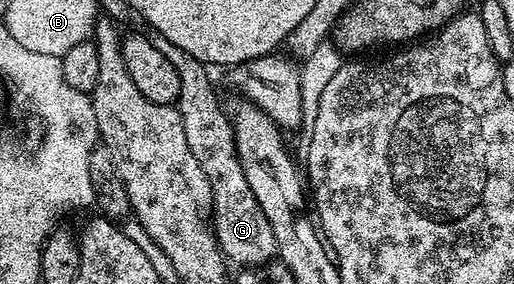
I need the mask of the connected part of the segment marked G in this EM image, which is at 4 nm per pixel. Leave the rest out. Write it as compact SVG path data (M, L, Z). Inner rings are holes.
M153 33L152 38L155 47L159 47L163 56L179 71L179 95L175 108L181 113L183 131L187 131L187 147L191 147L191 155L195 155L199 167L203 167L207 183L211 183L211 225L224 260L229 263L234 261L237 267L268 265L277 257L275 231L271 231L271 223L267 223L267 215L263 215L263 207L259 207L259 199L255 199L255 191L251 191L243 176L243 167L239 167L233 128L219 97L217 101L213 81L209 78L210 70L199 59L195 59L195 55L187 55L183 47L175 47L171 39L158 33Z

